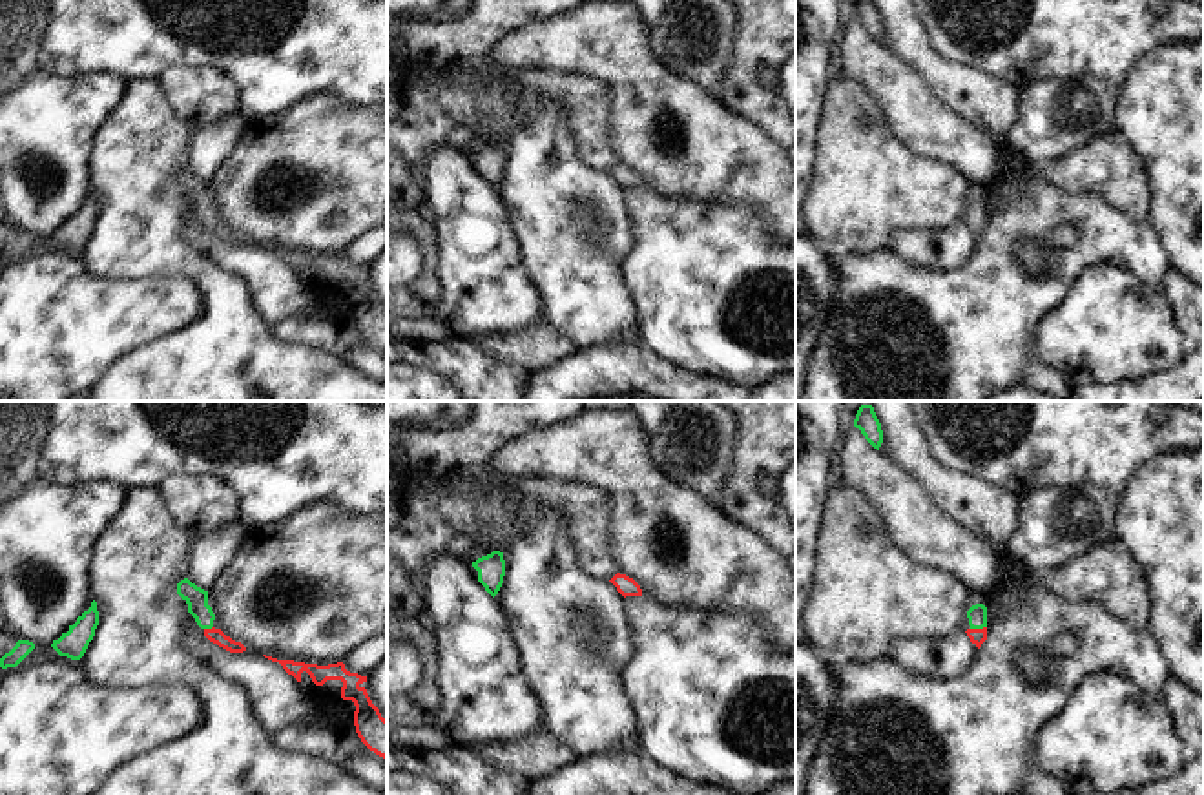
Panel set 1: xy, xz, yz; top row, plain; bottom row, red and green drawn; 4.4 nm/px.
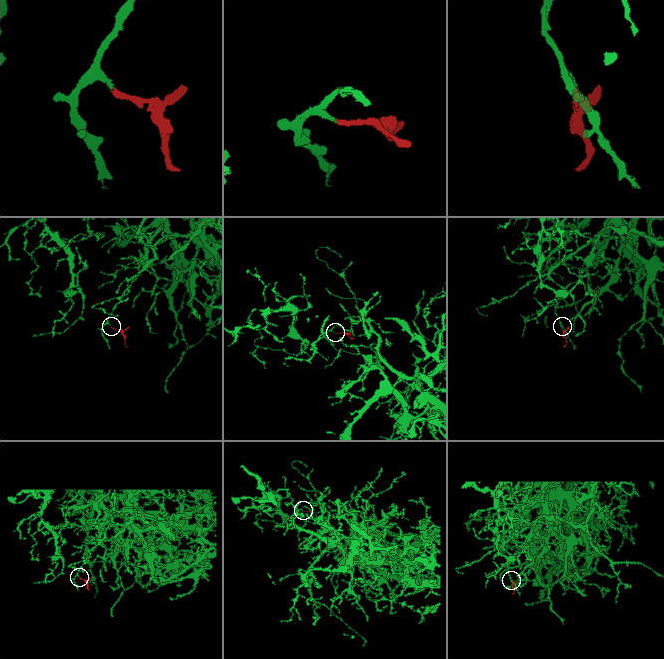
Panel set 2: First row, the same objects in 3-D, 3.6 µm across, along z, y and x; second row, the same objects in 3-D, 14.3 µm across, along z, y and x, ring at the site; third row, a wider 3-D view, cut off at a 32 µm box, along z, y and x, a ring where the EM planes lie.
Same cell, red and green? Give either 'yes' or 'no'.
yes

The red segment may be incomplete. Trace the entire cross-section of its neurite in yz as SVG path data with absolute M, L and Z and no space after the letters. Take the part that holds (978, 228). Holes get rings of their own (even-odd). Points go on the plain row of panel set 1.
M976 195L967 202L969 221L965 222L970 233L980 241L987 232L987 199Z

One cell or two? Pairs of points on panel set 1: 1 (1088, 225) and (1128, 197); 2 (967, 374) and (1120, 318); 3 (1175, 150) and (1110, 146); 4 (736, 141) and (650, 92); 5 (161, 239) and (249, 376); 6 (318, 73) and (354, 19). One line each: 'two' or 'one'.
1: two
2: two
3: two
4: one
5: one
6: one

